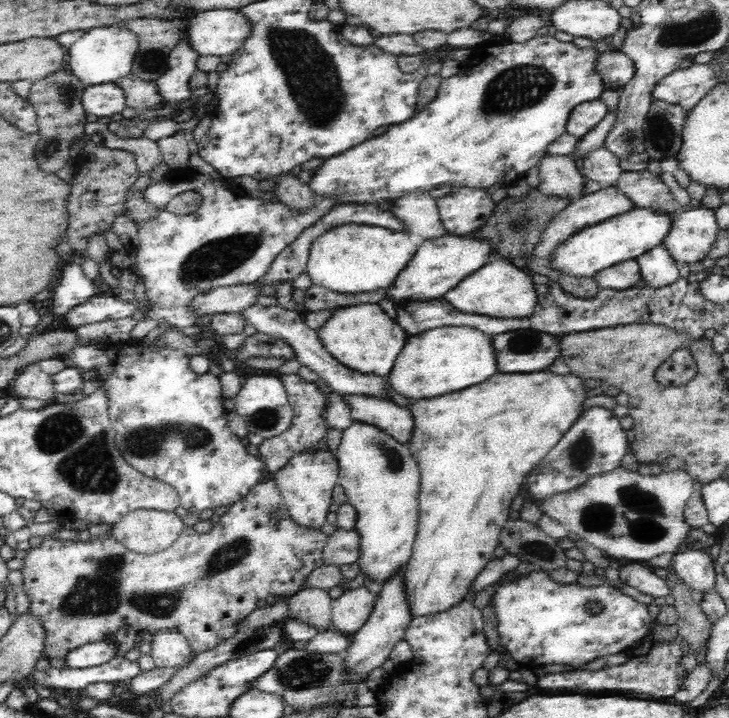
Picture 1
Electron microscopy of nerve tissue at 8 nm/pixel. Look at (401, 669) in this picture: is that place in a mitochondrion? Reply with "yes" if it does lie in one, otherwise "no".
no

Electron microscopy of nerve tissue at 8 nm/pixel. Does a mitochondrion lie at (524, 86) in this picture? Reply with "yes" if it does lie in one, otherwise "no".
yes

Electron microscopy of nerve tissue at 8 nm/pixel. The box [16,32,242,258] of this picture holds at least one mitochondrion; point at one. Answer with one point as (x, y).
(151, 61)

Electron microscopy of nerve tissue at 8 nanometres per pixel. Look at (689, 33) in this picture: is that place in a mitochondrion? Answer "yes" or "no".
yes

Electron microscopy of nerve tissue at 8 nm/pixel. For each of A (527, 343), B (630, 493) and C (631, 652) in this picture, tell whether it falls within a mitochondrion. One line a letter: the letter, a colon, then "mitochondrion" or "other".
A: mitochondrion
B: mitochondrion
C: other

